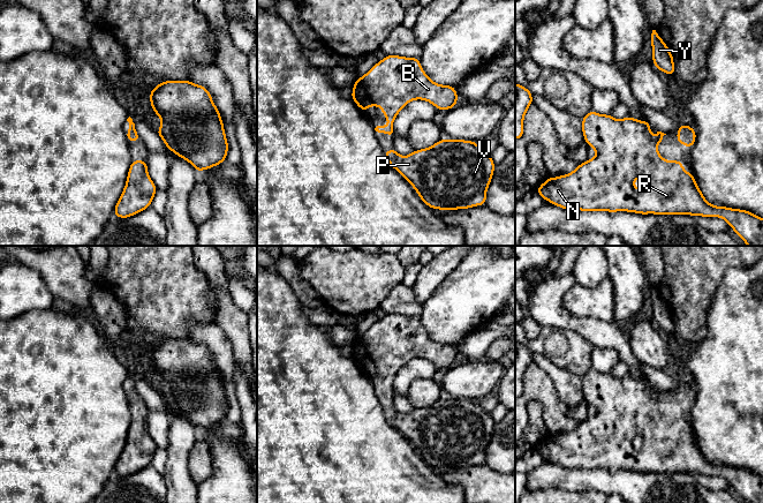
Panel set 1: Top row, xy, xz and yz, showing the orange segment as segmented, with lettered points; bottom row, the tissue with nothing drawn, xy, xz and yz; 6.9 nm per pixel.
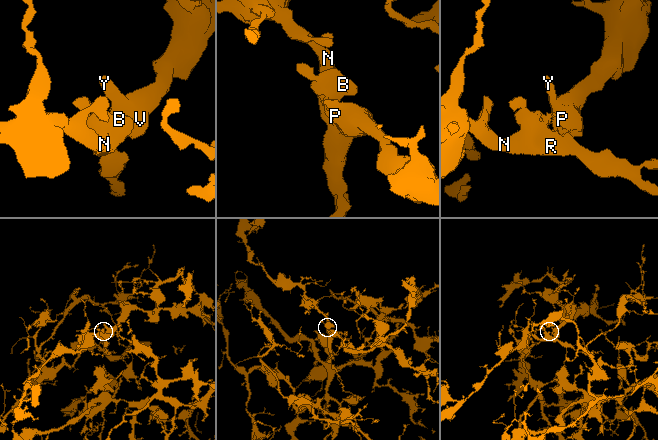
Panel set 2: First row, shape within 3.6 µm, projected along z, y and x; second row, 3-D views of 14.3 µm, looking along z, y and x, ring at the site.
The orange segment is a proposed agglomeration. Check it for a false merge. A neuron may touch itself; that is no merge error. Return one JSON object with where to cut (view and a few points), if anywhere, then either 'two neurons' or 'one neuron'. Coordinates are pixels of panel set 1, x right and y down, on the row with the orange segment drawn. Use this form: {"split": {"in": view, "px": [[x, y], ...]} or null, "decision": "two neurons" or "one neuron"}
{"split": null, "decision": "one neuron"}

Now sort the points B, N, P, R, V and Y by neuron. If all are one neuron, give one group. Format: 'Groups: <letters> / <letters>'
Groups: B N P R V Y

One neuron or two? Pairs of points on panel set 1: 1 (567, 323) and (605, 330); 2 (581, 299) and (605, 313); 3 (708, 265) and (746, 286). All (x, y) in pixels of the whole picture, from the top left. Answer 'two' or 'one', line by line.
1: one
2: one
3: two

